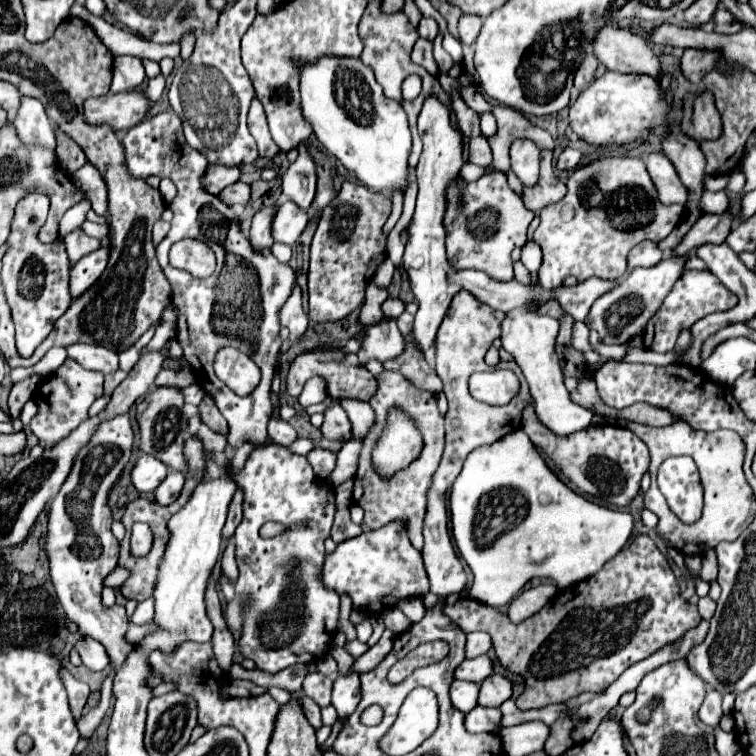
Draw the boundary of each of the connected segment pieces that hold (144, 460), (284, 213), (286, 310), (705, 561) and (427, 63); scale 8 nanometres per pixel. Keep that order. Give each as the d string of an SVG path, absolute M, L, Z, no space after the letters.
M144 454L132 470L132 484L138 488L138 492L154 492L158 488L158 482L162 482L166 474L168 466L164 462L158 462L158 458Z
M294 202L278 204L278 214L272 224L272 236L274 242L292 246L300 238L308 224L308 214L300 210L300 206L294 206Z
M294 288L292 298L280 310L280 322L290 328L288 340L298 340L308 328L308 316L302 310L302 294L300 288Z
M708 550L706 554L702 554L702 570L700 570L700 576L706 582L714 582L718 578L718 564L716 564L714 550Z
M424 38L416 40L414 50L412 50L412 60L414 60L414 64L426 68L430 74L438 72L438 66L436 66L433 56L433 44L430 40L424 40Z

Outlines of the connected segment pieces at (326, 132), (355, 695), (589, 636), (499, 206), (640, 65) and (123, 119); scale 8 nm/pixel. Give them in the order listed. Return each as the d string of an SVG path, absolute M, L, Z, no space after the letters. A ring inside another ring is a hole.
M322 56L316 60L292 58L300 76L300 110L306 122L310 122L316 140L326 148L328 154L336 156L350 172L356 172L358 180L370 186L372 192L390 196L398 186L406 190L406 170L408 154L412 148L412 138L408 130L408 120L402 106L394 100L384 98L382 86L378 86L374 72L360 58L330 58Z
M336 648L332 656L338 662L338 676L332 688L332 706L338 710L338 718L342 720L352 714L360 702L360 674L352 670L354 658L344 648Z
M640 534L636 540L632 540L626 550L606 562L606 566L598 574L574 586L568 586L566 590L560 590L540 612L536 612L522 624L514 626L506 614L472 598L460 598L454 606L446 606L444 614L452 618L452 622L458 624L462 632L482 630L492 636L498 660L510 672L516 672L526 680L526 688L516 700L516 706L520 710L566 702L580 692L602 692L614 680L618 680L618 676L626 668L648 658L650 654L654 654L654 650L666 646L666 642L676 642L678 638L682 638L682 634L686 634L686 630L692 630L692 626L698 626L698 622L702 620L696 606L682 600L678 580L666 556L646 534Z
M486 174L478 182L466 184L466 190L460 192L456 184L448 188L448 212L444 218L446 228L446 256L454 270L482 270L490 274L490 278L498 282L514 280L510 252L514 248L522 248L528 240L528 226L534 218L534 212L526 210L522 198L518 198L504 174L492 176ZM460 194L464 200L464 208L458 210Z
M606 22L592 38L592 46L596 58L608 70L660 76L658 56L642 36L636 36L630 30L612 28L610 22Z
M132 90L106 94L102 98L88 98L84 110L86 122L90 124L108 124L114 130L128 130L146 118L150 102L144 90Z

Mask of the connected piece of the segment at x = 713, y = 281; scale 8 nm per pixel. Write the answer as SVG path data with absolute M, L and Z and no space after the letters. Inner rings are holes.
M686 270L680 280L672 288L672 298L666 298L652 322L644 330L644 346L654 352L668 352L674 348L674 342L678 340L678 334L692 324L696 324L700 318L714 314L714 312L726 312L734 308L738 298L722 286L722 282L708 270Z

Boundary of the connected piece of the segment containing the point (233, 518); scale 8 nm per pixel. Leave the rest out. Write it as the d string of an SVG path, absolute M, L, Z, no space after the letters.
M236 490L236 494L234 494L234 498L232 498L232 502L230 502L228 520L226 520L224 530L222 530L222 538L224 538L224 540L228 540L228 538L234 536L234 530L236 530L236 526L240 524L240 520L242 520L242 492Z

